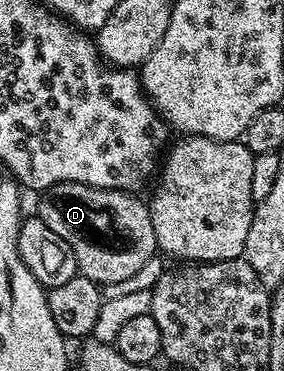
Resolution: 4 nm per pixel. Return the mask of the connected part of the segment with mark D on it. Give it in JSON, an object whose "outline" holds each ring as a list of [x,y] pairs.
{"outline":[[[59,183],[49,187],[39,196],[40,211],[38,217],[74,249],[76,270],[90,281],[98,284],[123,281],[133,277],[151,258],[158,255],[154,225],[150,221],[148,203],[140,200],[139,194],[119,191],[113,187],[91,187],[85,183]]]}

